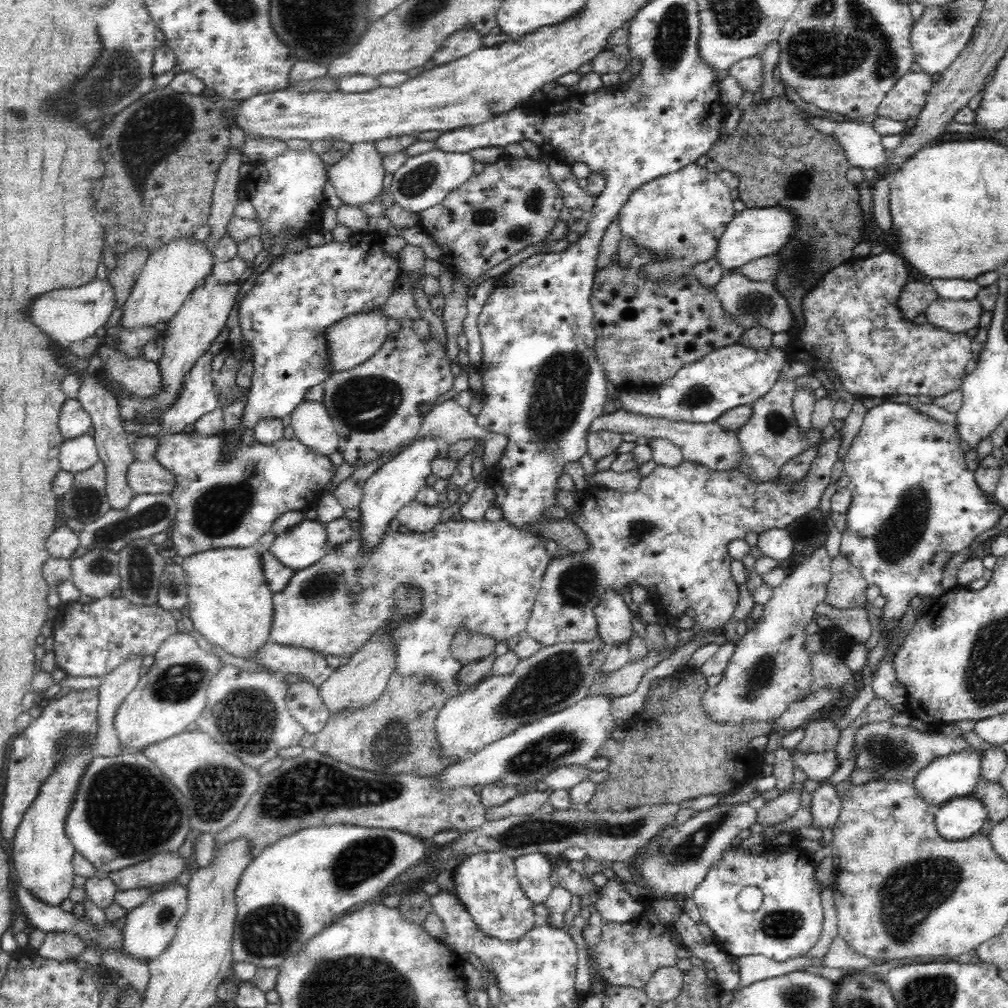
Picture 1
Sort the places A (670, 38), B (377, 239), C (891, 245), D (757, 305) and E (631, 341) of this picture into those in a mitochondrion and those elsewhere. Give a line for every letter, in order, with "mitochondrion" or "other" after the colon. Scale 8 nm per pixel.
A: mitochondrion
B: other
C: other
D: mitochondrion
E: other

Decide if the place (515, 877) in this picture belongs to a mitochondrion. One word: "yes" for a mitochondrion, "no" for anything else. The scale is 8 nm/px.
no

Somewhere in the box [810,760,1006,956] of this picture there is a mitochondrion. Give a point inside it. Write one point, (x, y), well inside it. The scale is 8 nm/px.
(907, 898)

